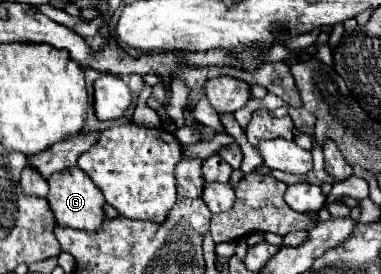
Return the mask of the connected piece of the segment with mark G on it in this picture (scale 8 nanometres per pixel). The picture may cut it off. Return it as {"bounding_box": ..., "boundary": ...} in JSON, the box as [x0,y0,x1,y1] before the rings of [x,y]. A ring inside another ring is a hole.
{"bounding_box":[49,167,105,231],"boundary":[[[69,167],[61,173],[55,173],[49,177],[49,207],[55,215],[57,225],[61,227],[73,227],[73,229],[83,229],[83,231],[97,231],[101,229],[101,223],[105,219],[103,213],[103,205],[105,199],[99,191],[99,187],[95,187],[95,183],[79,169],[79,167]]]}

